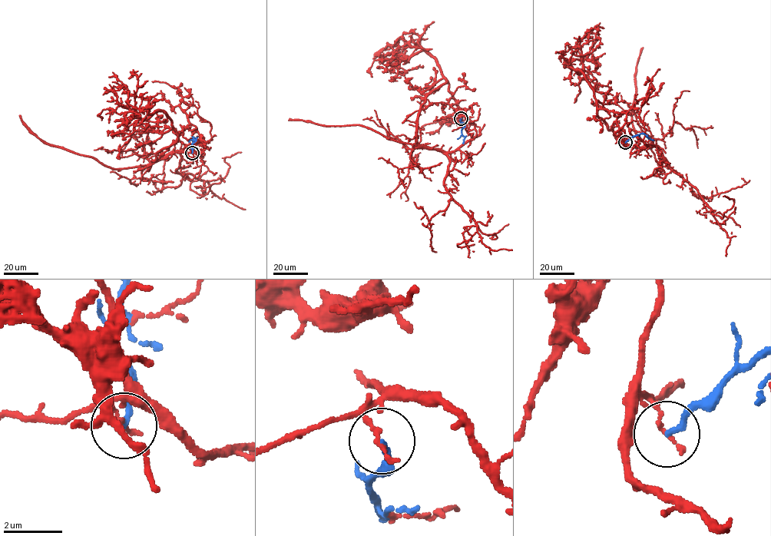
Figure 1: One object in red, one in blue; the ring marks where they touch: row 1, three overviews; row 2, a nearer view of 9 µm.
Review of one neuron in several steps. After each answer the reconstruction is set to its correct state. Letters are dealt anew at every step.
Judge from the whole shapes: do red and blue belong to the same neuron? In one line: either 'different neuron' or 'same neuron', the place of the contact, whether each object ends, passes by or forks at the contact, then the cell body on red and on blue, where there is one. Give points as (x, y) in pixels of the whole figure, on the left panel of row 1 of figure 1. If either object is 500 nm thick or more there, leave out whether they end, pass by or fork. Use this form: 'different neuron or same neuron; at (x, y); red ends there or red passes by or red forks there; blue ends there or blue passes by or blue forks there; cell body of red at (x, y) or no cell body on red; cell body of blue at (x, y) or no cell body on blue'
different neuron; at (192, 153); red ends there; blue ends there; no cell body on red; no cell body on blue

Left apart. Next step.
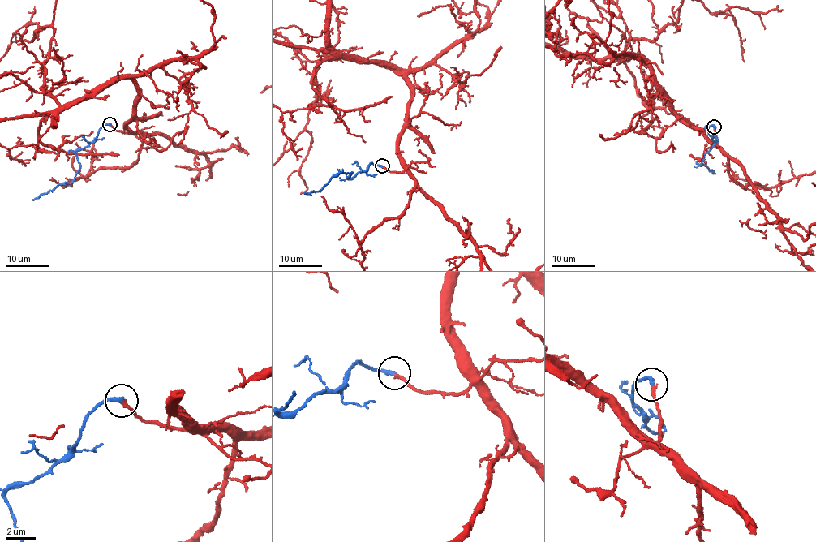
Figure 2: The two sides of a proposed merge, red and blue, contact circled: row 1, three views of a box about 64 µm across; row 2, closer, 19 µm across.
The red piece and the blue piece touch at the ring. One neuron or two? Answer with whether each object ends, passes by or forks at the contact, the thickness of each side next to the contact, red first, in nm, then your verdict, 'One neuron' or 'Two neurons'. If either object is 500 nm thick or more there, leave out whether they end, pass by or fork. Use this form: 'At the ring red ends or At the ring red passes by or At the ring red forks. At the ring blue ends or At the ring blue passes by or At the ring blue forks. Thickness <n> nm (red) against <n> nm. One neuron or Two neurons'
At the ring red ends. At the ring blue ends. Thickness 240 nm (red) against 280 nm. One neuron

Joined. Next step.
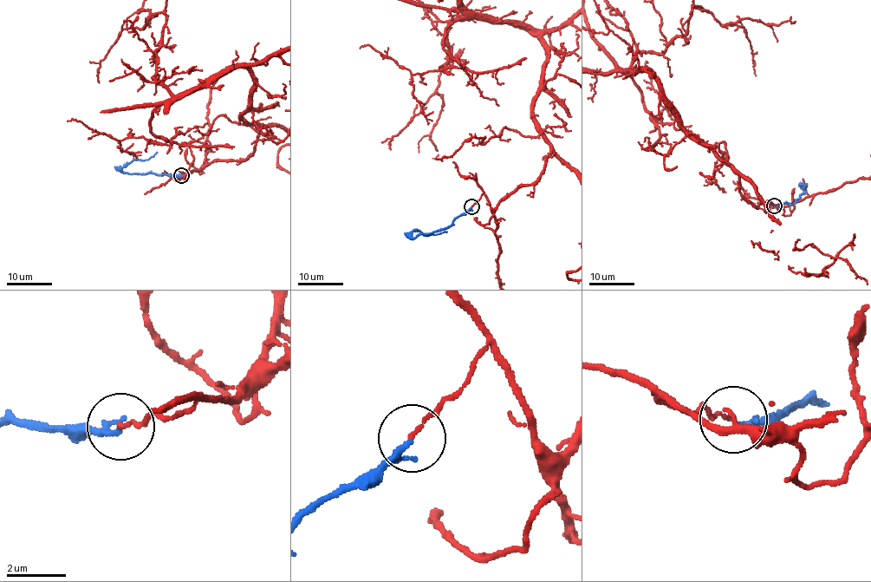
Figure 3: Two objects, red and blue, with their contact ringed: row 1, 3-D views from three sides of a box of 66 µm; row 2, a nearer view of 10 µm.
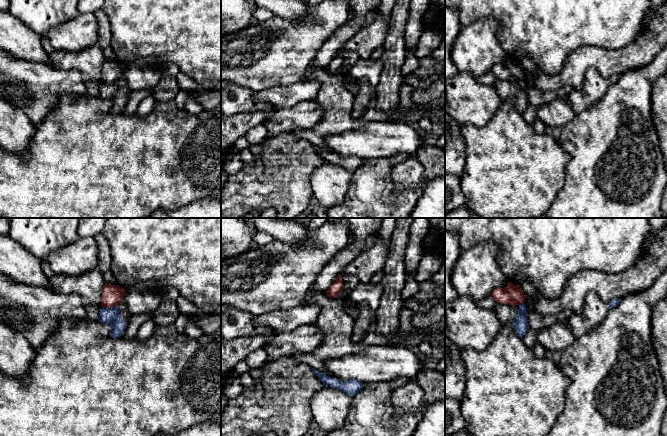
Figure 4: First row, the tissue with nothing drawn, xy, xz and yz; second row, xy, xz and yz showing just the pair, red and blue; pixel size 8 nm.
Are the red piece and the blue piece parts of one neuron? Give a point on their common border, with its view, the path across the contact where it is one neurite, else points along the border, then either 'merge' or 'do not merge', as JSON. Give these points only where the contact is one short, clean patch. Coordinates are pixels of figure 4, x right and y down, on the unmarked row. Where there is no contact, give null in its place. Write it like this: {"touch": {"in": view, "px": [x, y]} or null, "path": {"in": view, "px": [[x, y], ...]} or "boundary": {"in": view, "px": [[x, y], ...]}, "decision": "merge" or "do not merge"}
{"touch": {"in": "xy", "px": [110, 83]}, "boundary": {"in": "xy", "px": [[118, 79], [111, 83], [102, 82]]}, "decision": "do not merge"}

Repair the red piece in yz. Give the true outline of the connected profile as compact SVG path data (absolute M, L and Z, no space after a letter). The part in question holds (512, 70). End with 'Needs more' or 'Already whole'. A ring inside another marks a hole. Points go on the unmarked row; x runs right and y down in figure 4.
M508 58L505 64L499 63L494 65L491 71L496 78L512 82L522 80L526 75L526 71L520 61L514 61L512 58Z. Already whole

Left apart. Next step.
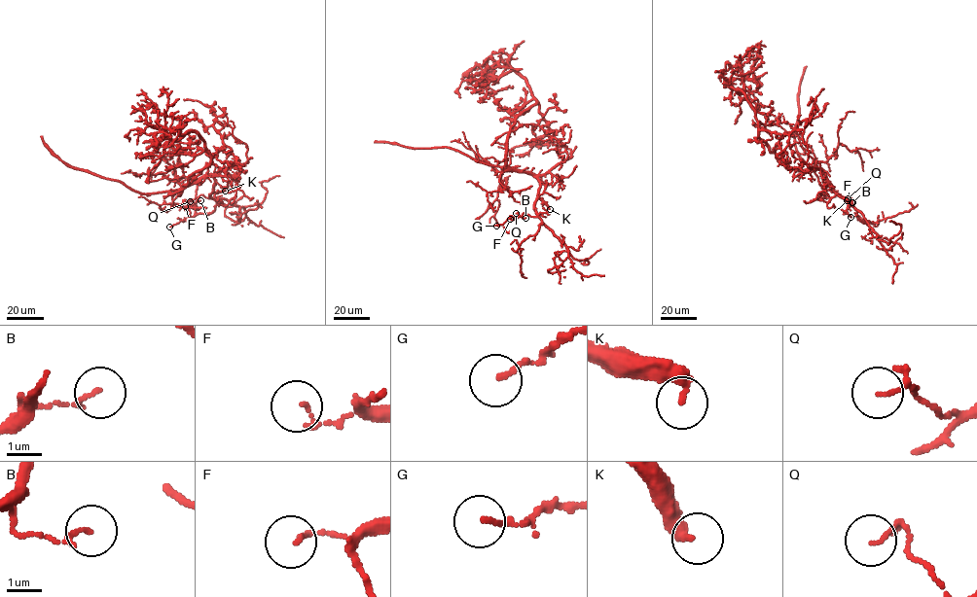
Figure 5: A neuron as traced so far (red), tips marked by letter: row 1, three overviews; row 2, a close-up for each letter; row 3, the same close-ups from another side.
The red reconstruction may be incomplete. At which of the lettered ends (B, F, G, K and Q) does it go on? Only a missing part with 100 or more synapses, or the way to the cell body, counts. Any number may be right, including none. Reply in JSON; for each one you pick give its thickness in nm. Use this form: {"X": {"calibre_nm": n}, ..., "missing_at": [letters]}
{"K": {"calibre_nm": 240}, "missing_at": ["K"]}

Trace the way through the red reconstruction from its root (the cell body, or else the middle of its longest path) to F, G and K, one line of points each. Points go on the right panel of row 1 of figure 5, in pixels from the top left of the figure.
F: (790, 168), (821, 169), (832, 190), (851, 205), (850, 196), (849, 200), (851, 202)
G: (790, 168), (821, 169), (832, 190), (851, 205), (850, 196), (849, 200), (851, 204), (845, 213), (850, 217)
K: (790, 168), (821, 169), (832, 189), (847, 200)

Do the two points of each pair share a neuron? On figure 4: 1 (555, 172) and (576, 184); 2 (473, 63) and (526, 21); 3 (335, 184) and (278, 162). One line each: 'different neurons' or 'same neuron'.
1: different neurons
2: different neurons
3: different neurons

